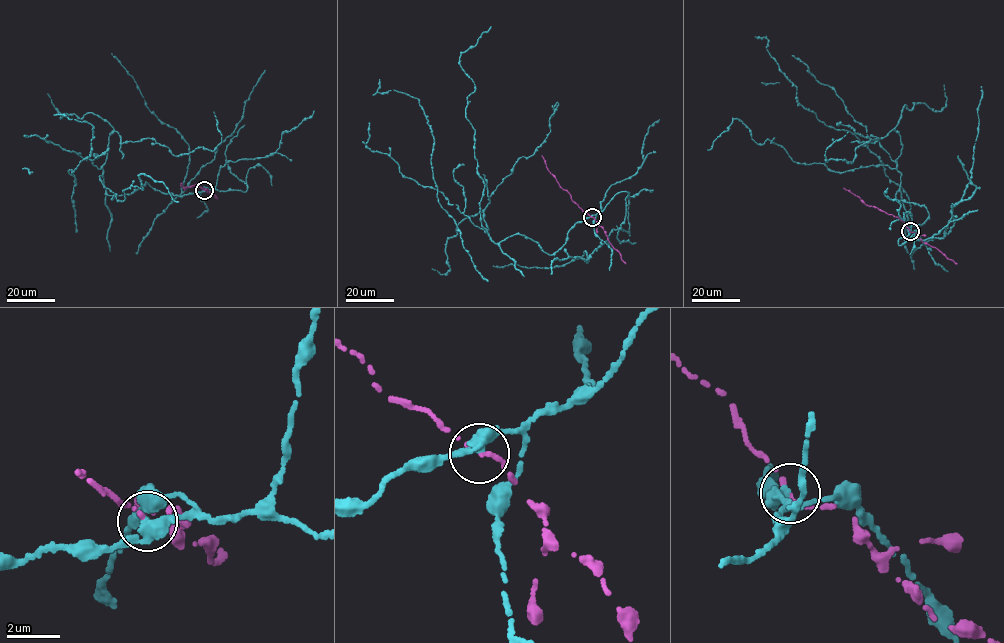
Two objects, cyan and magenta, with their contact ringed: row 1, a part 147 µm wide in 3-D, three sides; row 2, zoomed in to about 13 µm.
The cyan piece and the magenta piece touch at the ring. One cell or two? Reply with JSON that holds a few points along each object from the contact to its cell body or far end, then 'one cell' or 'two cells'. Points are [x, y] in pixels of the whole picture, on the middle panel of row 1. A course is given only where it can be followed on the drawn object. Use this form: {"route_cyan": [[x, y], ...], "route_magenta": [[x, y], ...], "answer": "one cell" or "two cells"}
{"route_cyan": [[591, 217], [551, 255], [519, 234], [495, 243], [481, 224], [465, 108], [475, 85], [459, 60], [491, 26]], "route_magenta": [[592, 217], [560, 186], [542, 156]], "answer": "two cells"}

